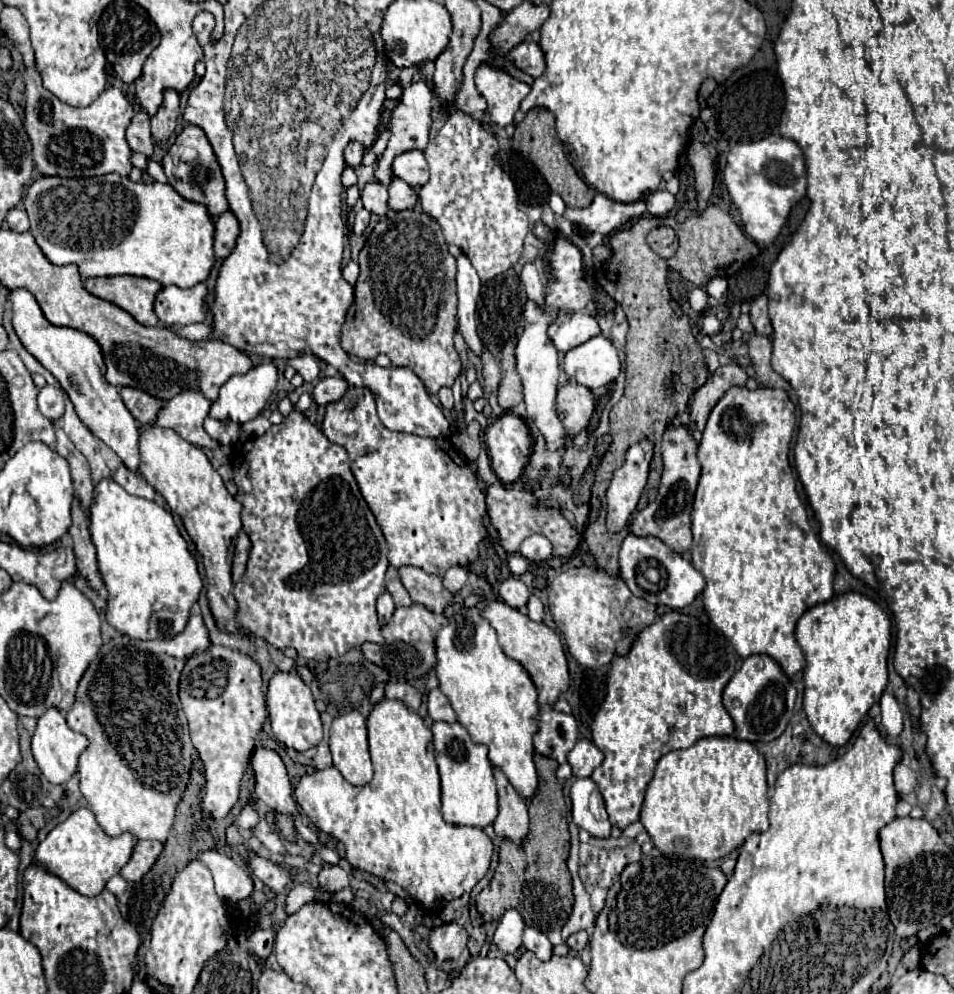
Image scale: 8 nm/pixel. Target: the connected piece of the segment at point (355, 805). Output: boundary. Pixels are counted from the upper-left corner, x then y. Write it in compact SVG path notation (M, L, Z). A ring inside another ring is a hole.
M383 698L381 702L373 704L367 716L367 732L369 752L375 768L373 780L367 786L356 787L347 783L334 766L317 770L311 776L303 776L295 788L299 806L319 826L319 830L345 844L345 858L353 868L403 886L421 904L433 906L437 898L453 900L465 892L471 892L489 870L493 844L481 828L453 826L443 820L431 728L403 702Z

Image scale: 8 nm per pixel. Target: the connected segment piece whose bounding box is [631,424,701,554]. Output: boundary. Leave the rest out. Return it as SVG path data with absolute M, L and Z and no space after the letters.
M671 424L663 432L661 452L663 452L663 476L661 476L659 496L655 498L655 502L649 502L649 506L635 516L635 520L631 522L631 532L643 538L655 536L677 554L683 554L691 548L691 542L693 542L689 516L691 516L693 496L699 482L699 472L701 472L701 466L697 460L697 442L687 430L687 426Z

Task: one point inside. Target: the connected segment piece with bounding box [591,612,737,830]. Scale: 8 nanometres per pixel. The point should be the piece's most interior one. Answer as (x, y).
(666, 695)

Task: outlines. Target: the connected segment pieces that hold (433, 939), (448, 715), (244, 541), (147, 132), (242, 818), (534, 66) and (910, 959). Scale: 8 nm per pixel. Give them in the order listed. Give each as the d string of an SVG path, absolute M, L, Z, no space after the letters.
M457 922L441 924L441 926L433 928L429 934L429 946L435 952L437 962L459 958L459 954L467 946L467 940L469 940L467 930Z
M439 688L429 692L427 708L429 708L429 716L433 722L457 722L457 714L455 714L451 702Z
M241 530L235 542L235 556L233 556L233 582L239 582L243 572L245 572L245 564L249 558L249 550L251 550L251 542L249 536Z
M145 110L137 112L131 120L131 126L127 128L127 142L133 152L145 154L147 158L153 156L155 142L151 138L151 118Z
M245 806L245 808L241 810L239 818L237 818L237 824L239 824L241 828L247 828L247 830L255 828L257 822L259 822L259 816L257 816L257 812L255 812L251 806Z
M531 40L531 42L521 42L517 44L511 52L509 52L509 60L519 68L523 70L525 74L537 78L543 74L545 70L545 58L543 58L543 52L541 48Z
M913 946L909 952L905 952L905 956L903 956L903 966L907 968L907 970L915 970L921 960L921 950L919 950L919 946Z

